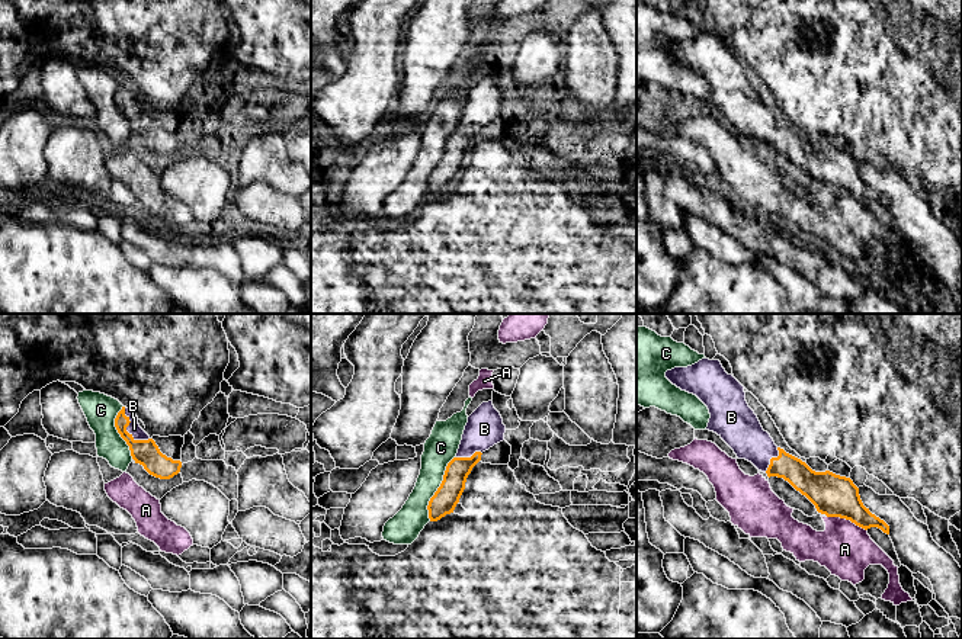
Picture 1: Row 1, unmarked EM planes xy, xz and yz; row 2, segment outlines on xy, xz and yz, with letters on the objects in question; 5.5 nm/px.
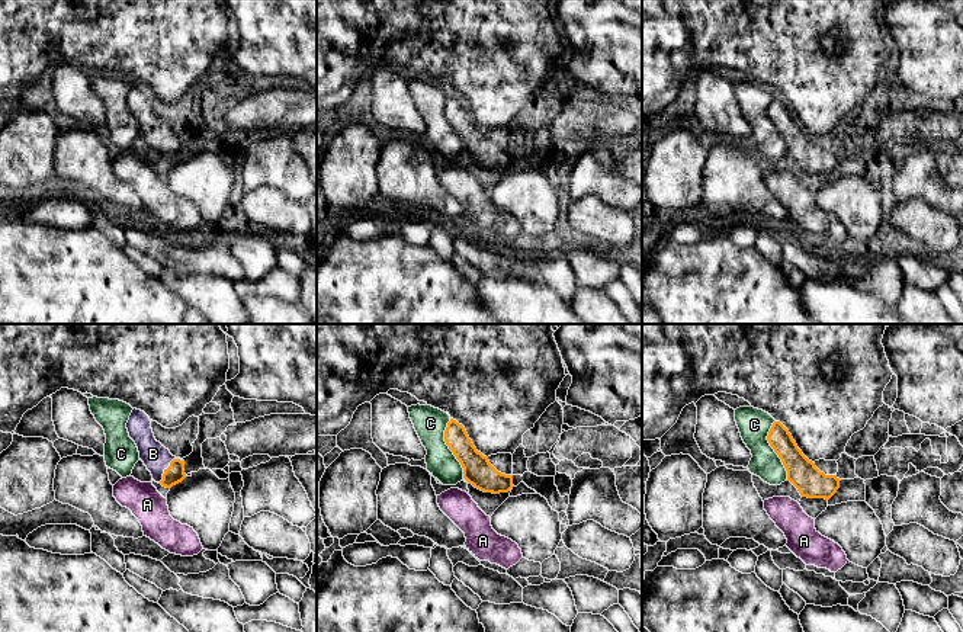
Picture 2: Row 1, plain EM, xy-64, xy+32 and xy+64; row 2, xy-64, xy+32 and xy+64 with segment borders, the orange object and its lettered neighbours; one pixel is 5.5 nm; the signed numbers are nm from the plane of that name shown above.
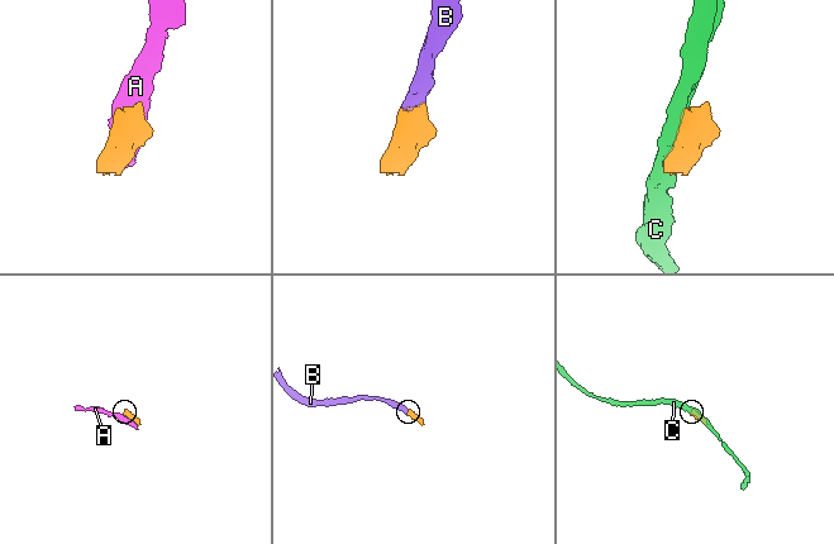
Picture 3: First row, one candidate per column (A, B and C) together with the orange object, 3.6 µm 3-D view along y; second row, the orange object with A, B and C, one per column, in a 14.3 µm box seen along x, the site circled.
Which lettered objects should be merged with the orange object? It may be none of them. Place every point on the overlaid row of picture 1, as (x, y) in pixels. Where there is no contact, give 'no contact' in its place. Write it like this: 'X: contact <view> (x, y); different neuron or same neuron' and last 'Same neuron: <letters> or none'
A: contact yz (847, 519); different neuron
B: contact xy (125, 429); same neuron
C: contact xz (438, 488); different neuron
Same neuron: B

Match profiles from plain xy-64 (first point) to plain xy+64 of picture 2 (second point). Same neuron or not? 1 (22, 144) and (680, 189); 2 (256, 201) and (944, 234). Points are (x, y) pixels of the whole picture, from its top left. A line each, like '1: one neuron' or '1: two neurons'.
1: one neuron
2: one neuron

